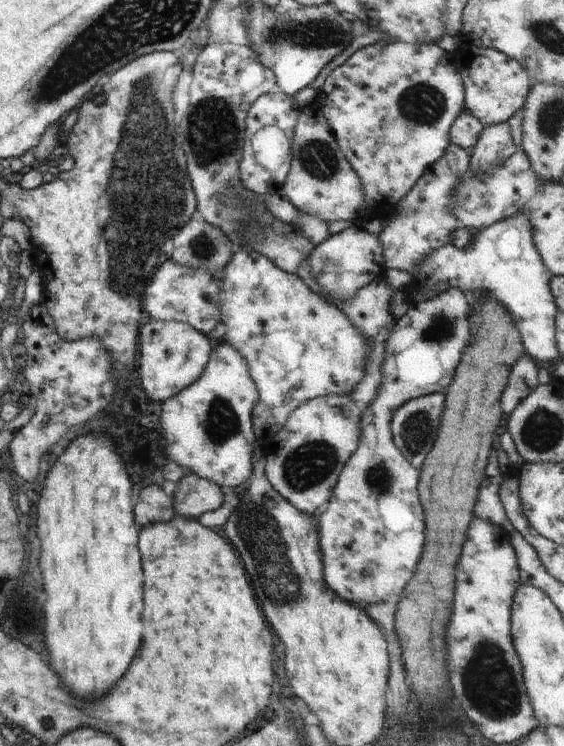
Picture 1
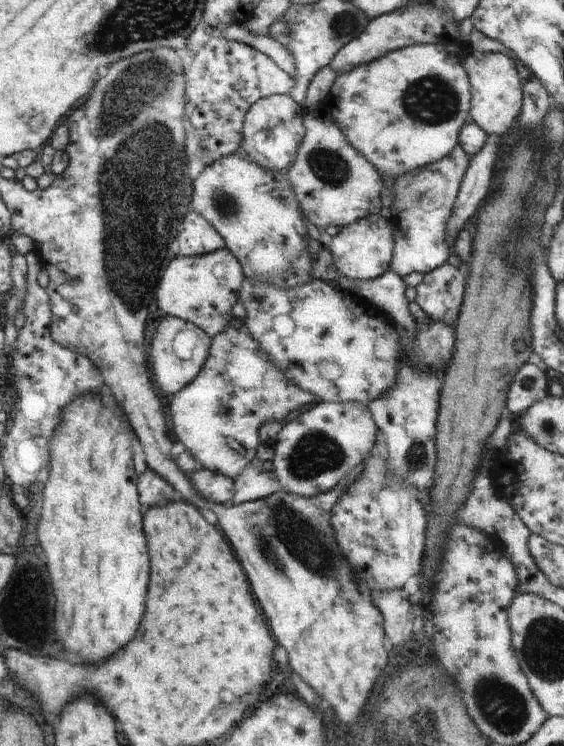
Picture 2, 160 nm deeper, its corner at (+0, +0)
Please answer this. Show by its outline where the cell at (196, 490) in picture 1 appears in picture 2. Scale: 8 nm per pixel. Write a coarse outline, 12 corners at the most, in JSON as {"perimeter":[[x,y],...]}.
{"perimeter":[[200,467],[191,485],[206,500],[230,504],[235,482]]}

